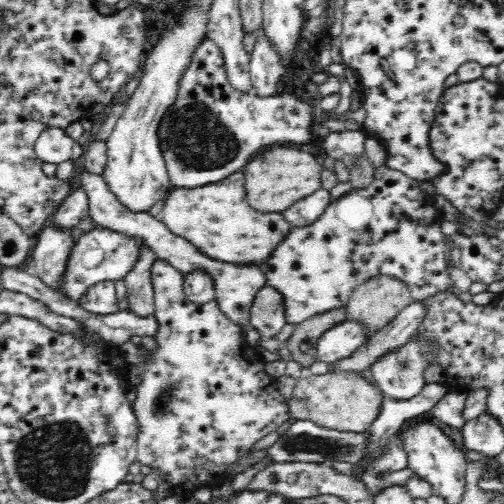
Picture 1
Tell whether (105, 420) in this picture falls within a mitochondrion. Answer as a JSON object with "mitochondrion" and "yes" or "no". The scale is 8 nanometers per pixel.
{"mitochondrion":"yes"}

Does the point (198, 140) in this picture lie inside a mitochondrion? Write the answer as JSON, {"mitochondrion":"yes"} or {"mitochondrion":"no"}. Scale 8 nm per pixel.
{"mitochondrion":"yes"}

